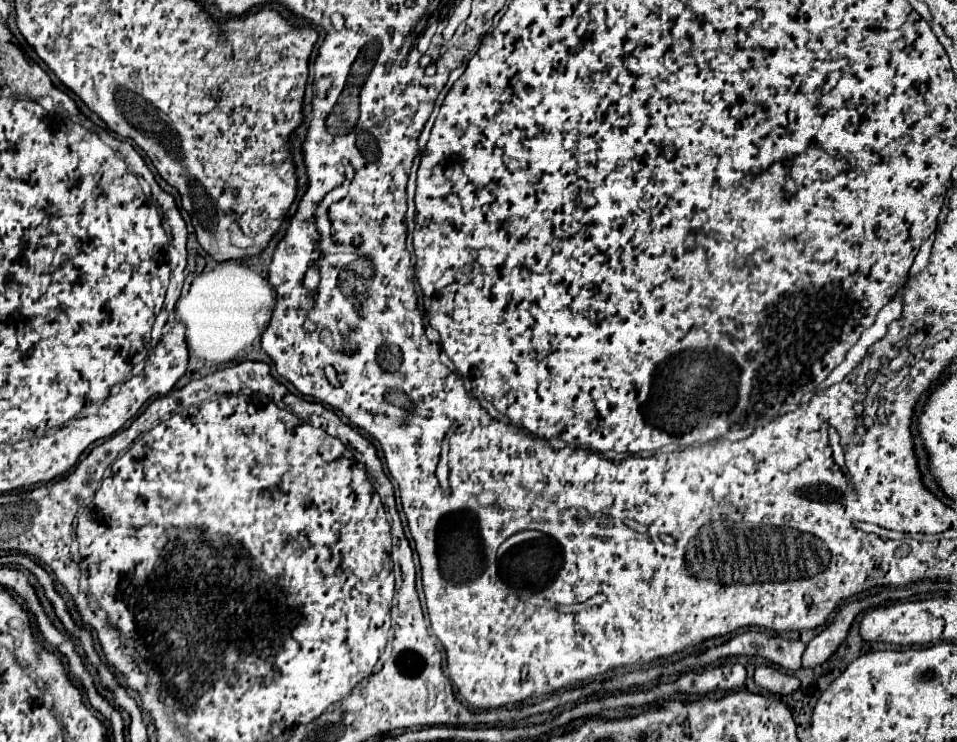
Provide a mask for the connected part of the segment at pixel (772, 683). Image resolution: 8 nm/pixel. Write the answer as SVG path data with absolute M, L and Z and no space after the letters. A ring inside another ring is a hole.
M768 665L756 667L754 681L766 693L778 693L778 695L788 695L788 693L796 691L798 685L800 685L800 681L794 675L782 673L782 671L778 671L774 667L768 667Z

